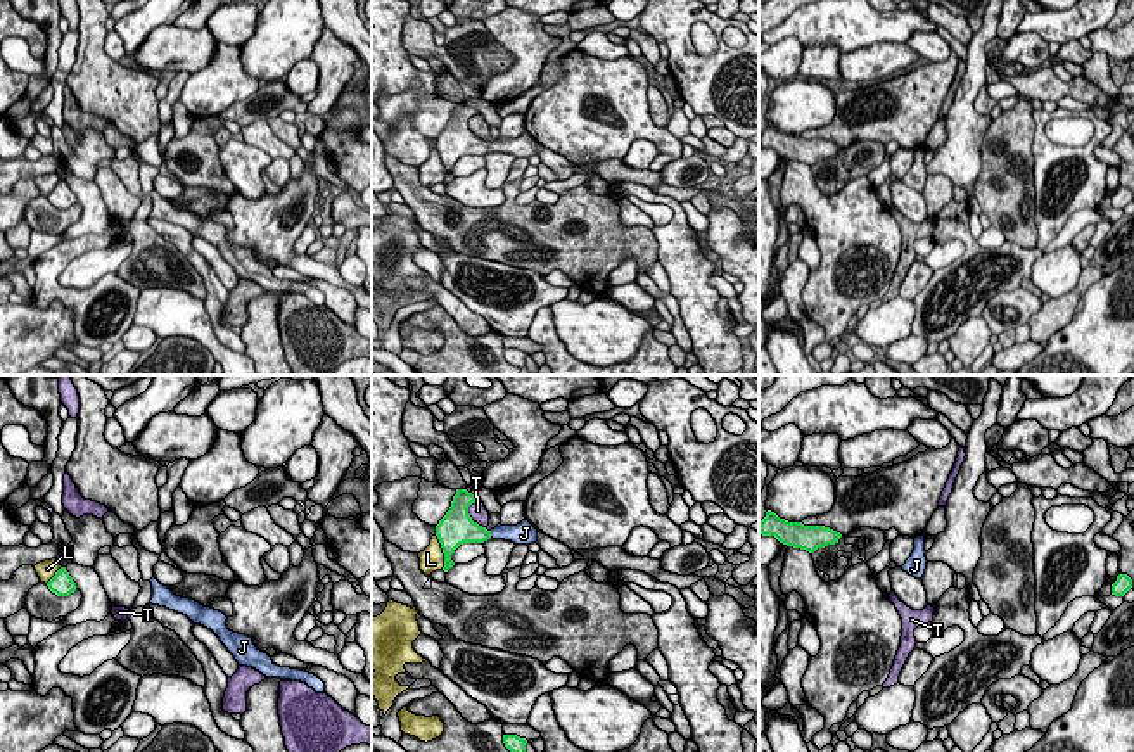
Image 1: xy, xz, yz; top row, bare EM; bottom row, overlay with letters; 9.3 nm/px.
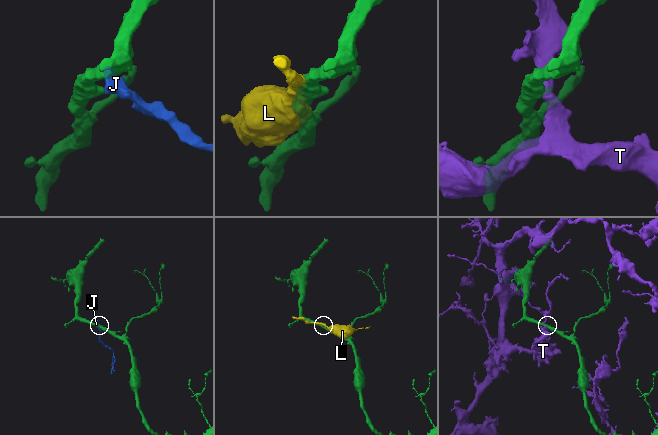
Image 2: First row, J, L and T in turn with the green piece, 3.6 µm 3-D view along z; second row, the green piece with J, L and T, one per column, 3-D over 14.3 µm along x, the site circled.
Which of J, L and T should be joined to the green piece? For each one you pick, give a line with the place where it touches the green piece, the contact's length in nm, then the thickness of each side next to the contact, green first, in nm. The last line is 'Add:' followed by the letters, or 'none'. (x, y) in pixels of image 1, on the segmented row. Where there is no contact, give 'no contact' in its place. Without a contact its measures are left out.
J: contact xz (490, 535); length 70 nm; calibres 240 and 160 nm
Add: J

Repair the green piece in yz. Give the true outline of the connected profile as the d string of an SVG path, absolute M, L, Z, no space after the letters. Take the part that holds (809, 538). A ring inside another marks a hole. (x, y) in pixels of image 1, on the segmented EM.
M768 510L759 524L762 536L774 536L780 543L814 553L818 548L838 543L840 532L825 526L804 526L802 522L788 522Z

